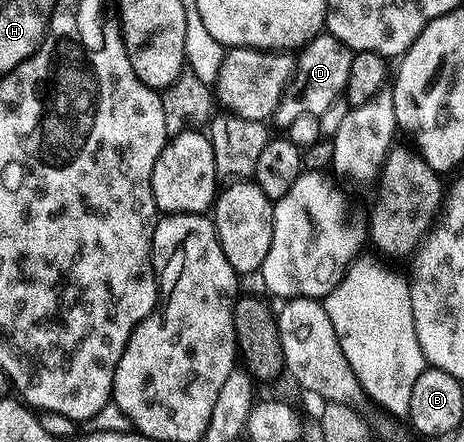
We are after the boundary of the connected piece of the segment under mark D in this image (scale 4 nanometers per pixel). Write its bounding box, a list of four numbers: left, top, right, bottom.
[274,34,353,130]

